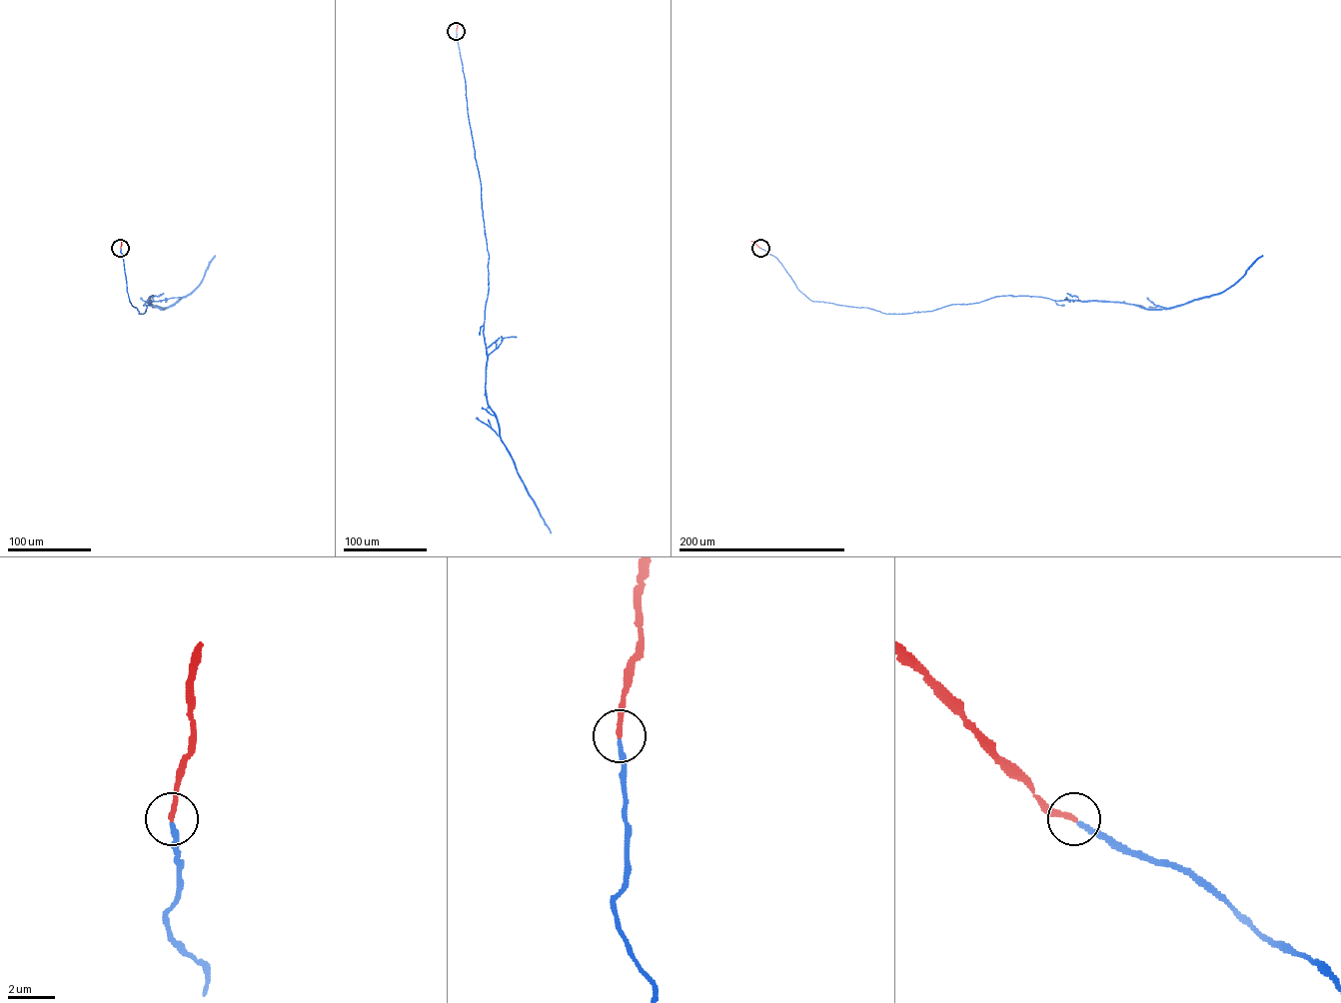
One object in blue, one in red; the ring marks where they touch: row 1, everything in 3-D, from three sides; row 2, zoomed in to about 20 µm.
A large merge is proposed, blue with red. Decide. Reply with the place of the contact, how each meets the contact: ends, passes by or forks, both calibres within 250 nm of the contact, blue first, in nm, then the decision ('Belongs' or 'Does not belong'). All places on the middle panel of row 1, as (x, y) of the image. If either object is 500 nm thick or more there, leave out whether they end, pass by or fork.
Place: (456, 31). At the ring blue ends. At the ring red ends. Thickness 200 nm (blue) against 240 nm. Belongs

